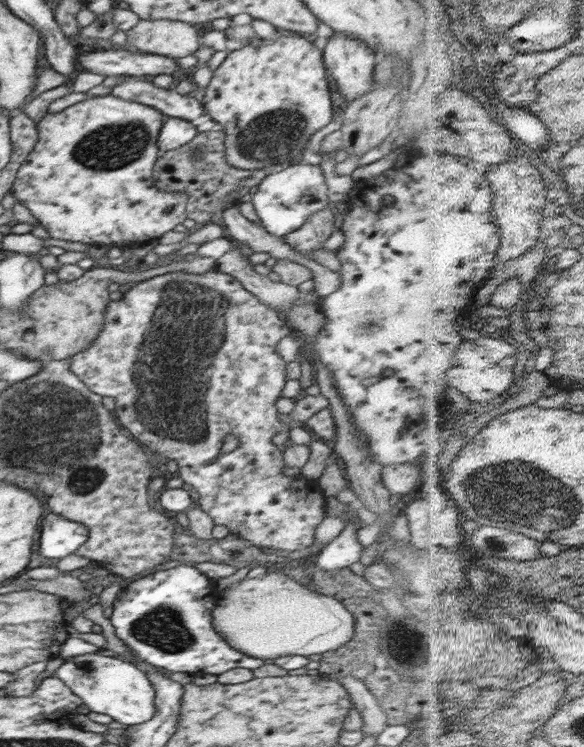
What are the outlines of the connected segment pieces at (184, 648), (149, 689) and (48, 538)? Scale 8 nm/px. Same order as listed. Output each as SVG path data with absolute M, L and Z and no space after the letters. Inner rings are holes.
M178 564L174 568L135 577L127 581L124 587L113 602L113 615L109 618L114 626L114 634L147 663L157 668L166 668L172 673L186 672L190 675L196 672L222 674L232 668L248 668L253 671L264 664L262 659L246 656L230 648L228 642L214 630L212 611L217 603L217 586L192 564Z
M99 652L69 657L56 670L56 677L79 696L91 712L106 714L128 727L144 724L156 714L153 684L142 669L126 660L105 656Z
M53 513L44 518L41 528L40 554L47 560L74 554L89 537L86 526Z

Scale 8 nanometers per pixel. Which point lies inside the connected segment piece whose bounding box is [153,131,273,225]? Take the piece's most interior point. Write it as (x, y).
(200, 168)

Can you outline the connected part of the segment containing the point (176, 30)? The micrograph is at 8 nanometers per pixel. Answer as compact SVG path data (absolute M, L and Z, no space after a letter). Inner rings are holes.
M166 18L162 20L140 20L136 27L125 33L127 34L127 44L134 47L136 51L158 53L160 56L176 59L194 54L200 43L200 37L193 25Z

